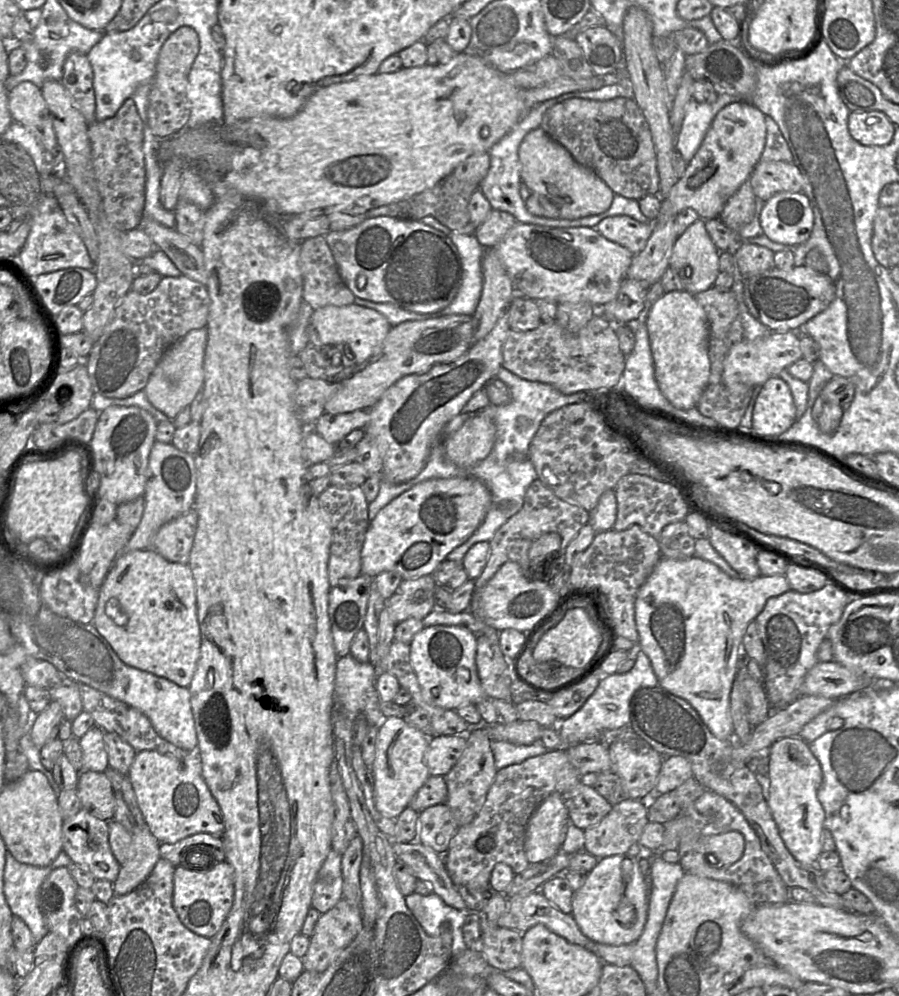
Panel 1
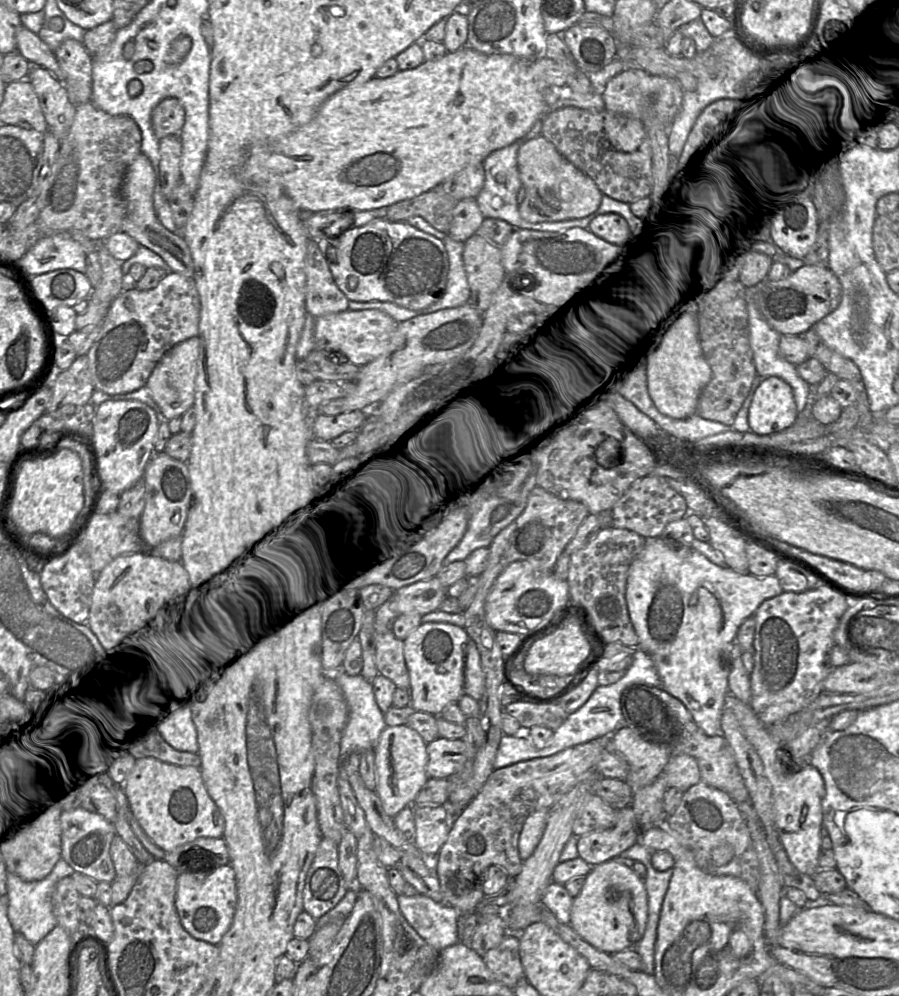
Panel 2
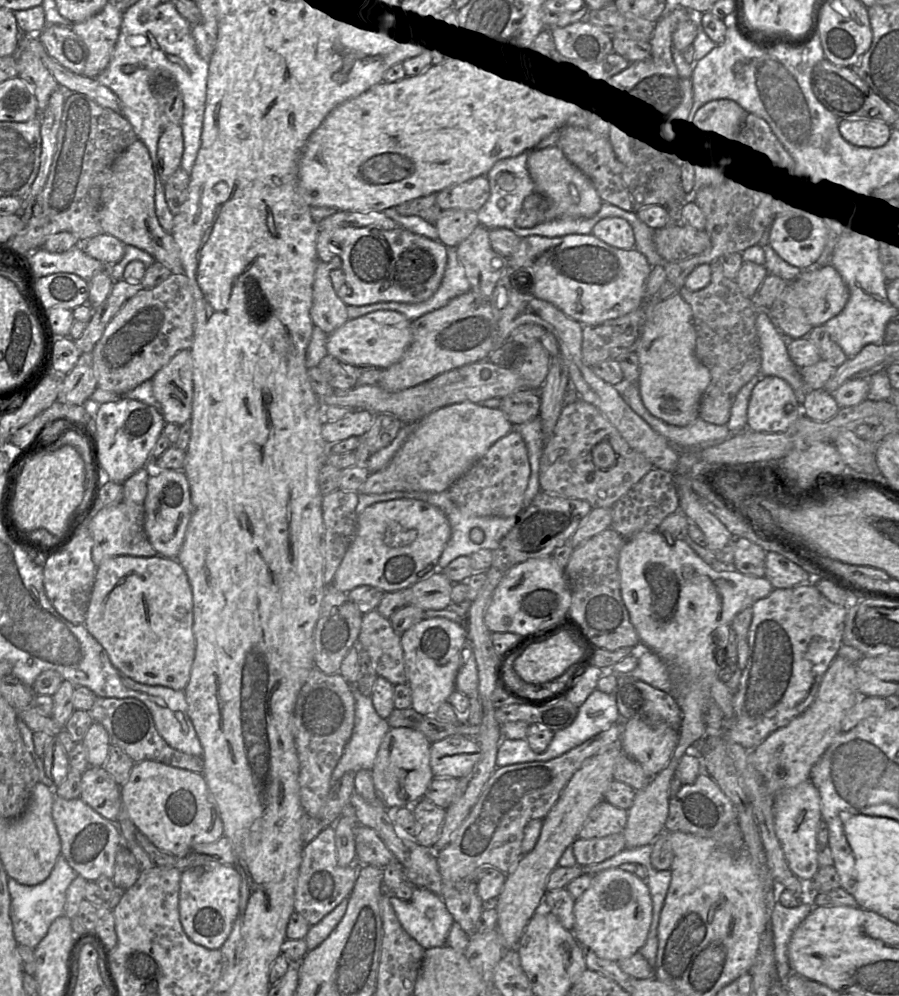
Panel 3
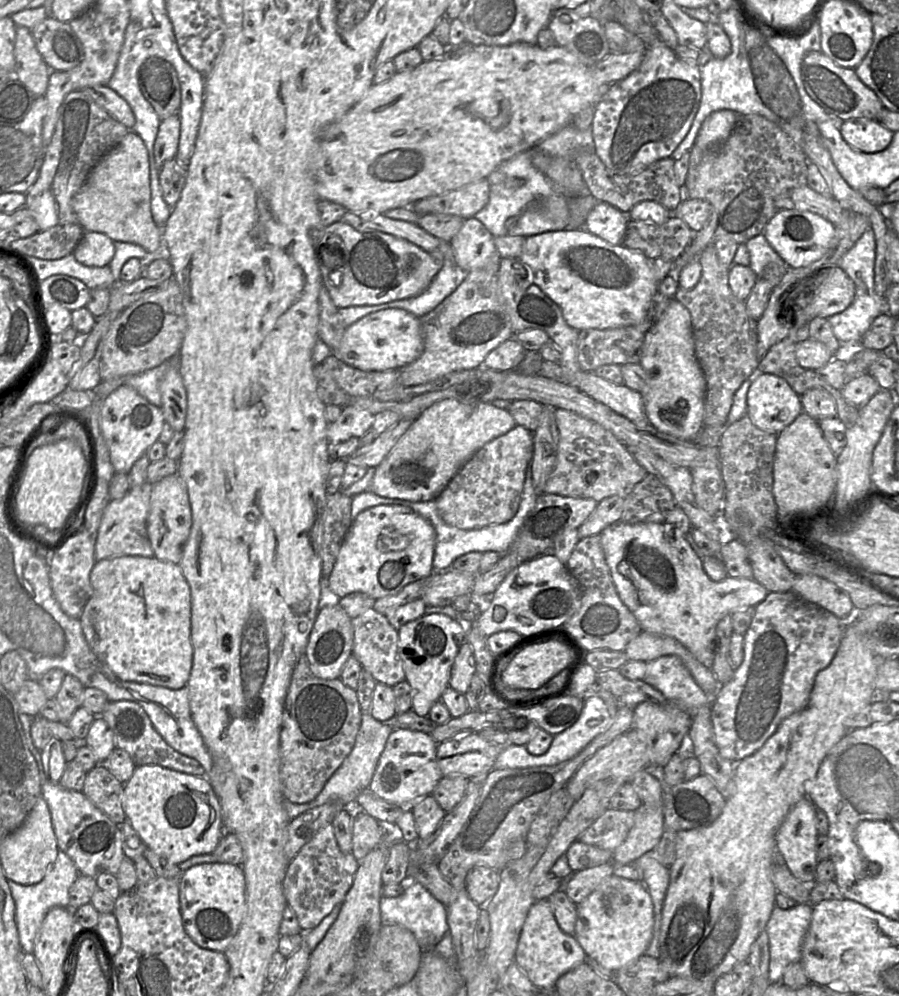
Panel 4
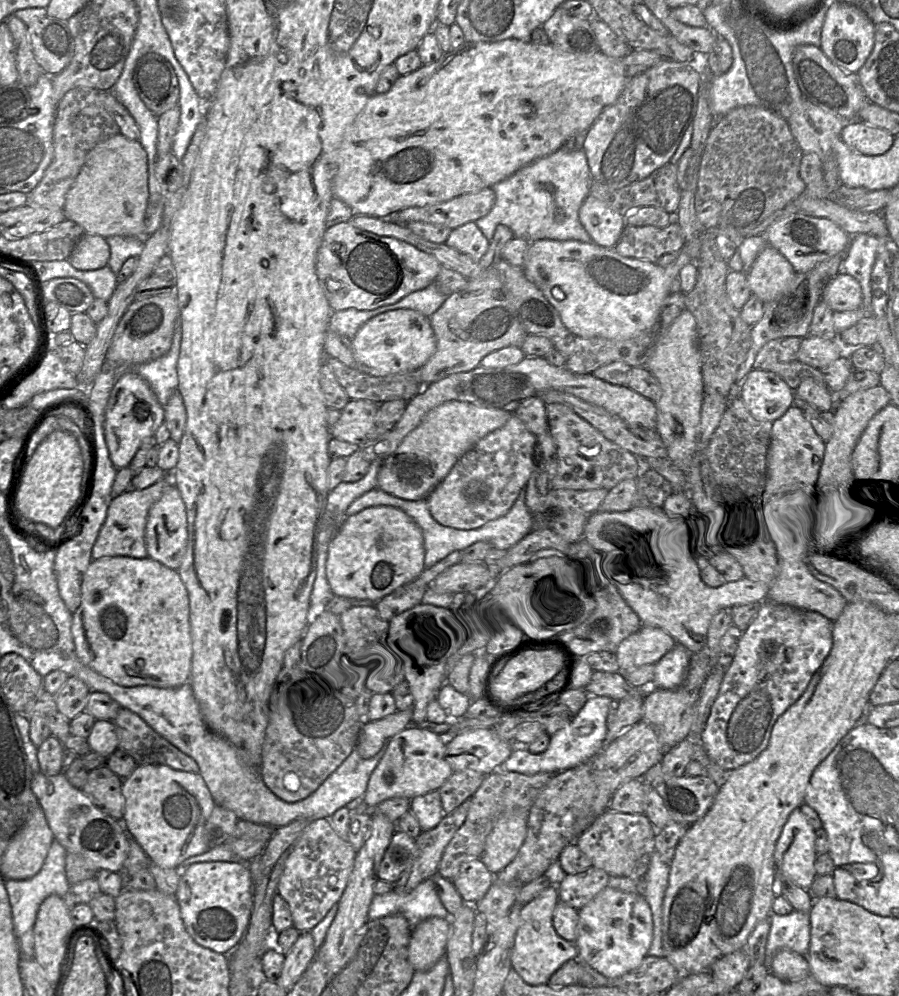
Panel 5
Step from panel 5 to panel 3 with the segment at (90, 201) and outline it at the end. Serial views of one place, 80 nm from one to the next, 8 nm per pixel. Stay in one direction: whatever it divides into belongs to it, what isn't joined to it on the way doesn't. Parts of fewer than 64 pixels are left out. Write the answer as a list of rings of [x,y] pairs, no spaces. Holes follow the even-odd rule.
[[[137,139],[113,162],[100,198],[99,220],[103,233],[149,253],[172,273],[184,273],[178,245],[171,233],[160,225],[155,212],[155,175],[144,143]]]

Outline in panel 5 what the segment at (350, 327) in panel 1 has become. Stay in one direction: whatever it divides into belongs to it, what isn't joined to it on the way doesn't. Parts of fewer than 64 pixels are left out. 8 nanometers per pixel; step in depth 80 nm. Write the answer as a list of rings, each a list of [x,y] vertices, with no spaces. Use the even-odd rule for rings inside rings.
[[[396,309],[369,319],[350,341],[350,346],[357,369],[383,377],[414,372],[423,366],[436,350],[436,336],[427,316],[411,309]]]

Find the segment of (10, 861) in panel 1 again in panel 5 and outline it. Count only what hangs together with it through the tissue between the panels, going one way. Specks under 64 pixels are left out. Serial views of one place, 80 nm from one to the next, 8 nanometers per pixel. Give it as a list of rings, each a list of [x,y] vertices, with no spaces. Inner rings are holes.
[[[53,840],[38,874],[26,880],[5,880],[5,887],[12,909],[15,935],[22,959],[34,959],[34,925],[41,903],[51,895],[64,898],[71,889],[65,871],[66,854],[67,852],[64,847],[56,840]]]

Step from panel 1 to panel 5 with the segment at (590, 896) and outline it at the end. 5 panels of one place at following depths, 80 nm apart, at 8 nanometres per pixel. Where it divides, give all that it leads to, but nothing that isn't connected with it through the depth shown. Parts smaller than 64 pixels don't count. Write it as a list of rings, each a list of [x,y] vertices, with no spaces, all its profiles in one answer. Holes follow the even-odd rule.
[[[605,887],[578,910],[575,944],[578,959],[609,980],[636,969],[648,955],[653,940],[651,908],[641,892],[624,892]]]

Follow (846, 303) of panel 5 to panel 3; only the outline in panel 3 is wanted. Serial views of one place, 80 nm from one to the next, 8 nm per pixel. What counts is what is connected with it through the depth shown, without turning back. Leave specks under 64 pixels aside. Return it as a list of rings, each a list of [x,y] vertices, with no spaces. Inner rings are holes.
[[[831,264],[804,270],[796,278],[787,281],[785,288],[767,309],[775,327],[787,338],[806,337],[816,326],[822,326],[839,314],[849,298],[849,290],[838,271]]]

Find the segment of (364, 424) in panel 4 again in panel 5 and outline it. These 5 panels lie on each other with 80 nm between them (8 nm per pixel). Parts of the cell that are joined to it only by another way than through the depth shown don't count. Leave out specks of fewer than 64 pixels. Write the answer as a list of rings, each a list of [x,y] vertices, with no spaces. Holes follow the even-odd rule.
[[[350,400],[339,420],[330,427],[332,438],[352,444],[360,442],[377,425],[379,405],[368,400]]]

